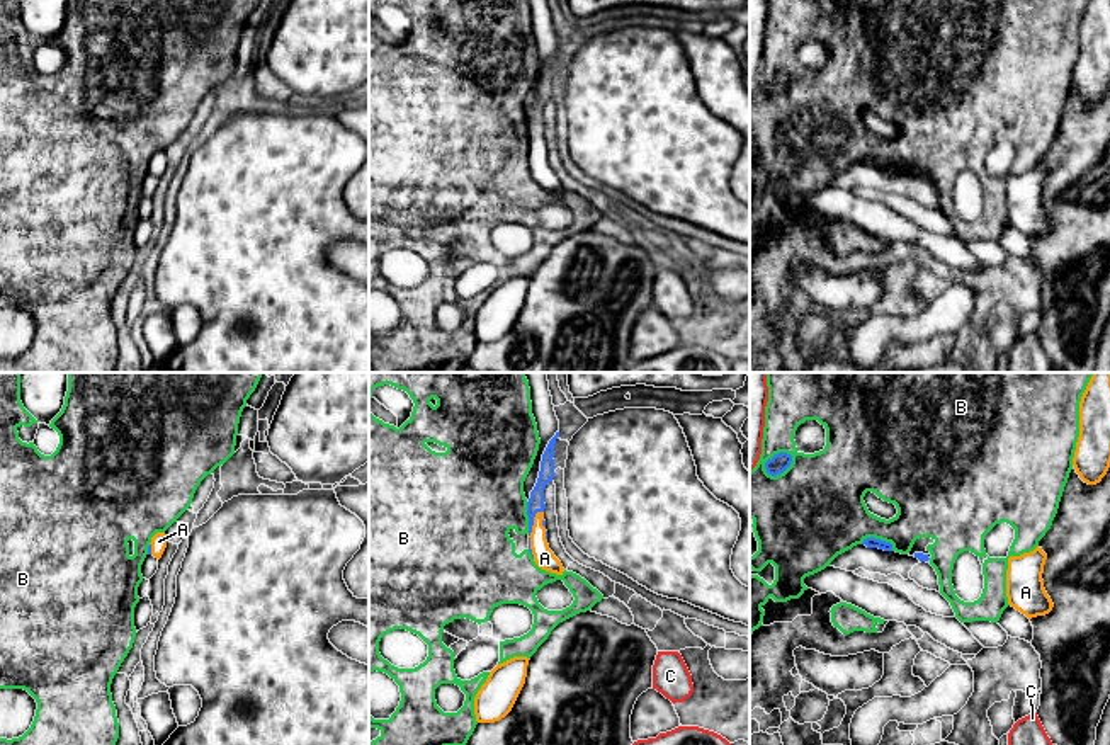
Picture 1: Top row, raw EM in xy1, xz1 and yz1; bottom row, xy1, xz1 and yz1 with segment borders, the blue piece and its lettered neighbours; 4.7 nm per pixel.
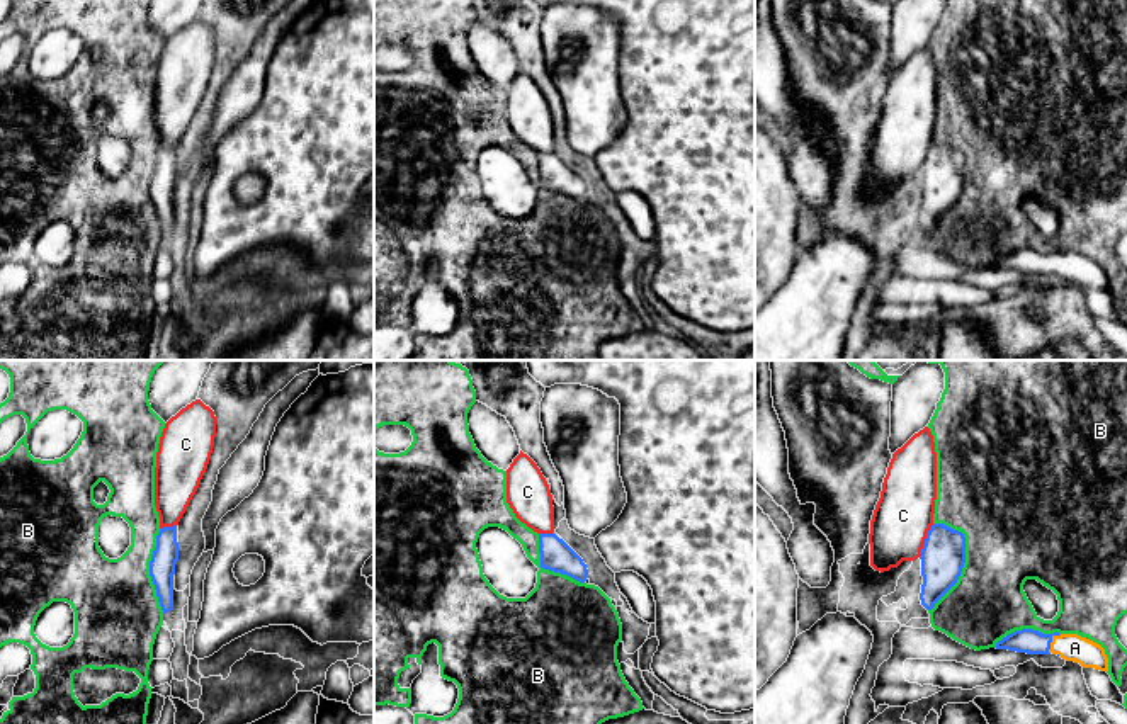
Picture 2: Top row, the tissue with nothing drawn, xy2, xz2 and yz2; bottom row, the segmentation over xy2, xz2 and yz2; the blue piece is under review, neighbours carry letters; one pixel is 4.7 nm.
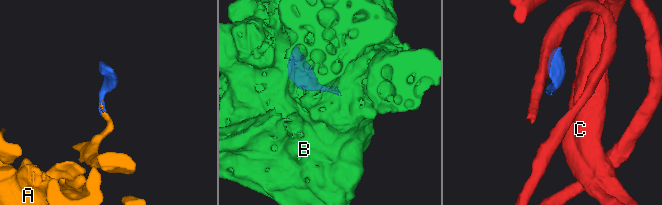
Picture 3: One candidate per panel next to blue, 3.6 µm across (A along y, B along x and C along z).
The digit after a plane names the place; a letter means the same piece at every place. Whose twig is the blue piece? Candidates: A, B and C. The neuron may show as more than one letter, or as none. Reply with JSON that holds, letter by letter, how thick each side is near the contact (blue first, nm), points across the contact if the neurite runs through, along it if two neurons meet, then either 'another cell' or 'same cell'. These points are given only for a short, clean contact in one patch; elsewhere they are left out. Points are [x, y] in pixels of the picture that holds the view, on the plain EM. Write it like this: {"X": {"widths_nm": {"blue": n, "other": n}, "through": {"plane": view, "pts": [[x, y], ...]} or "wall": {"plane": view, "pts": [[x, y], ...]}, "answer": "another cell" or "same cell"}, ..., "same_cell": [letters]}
{"A": {"widths_nm": {"blue": 80, "other": 100}, "through": {"plane": "xz1", "pts": [[536, 123], [531, 150], [544, 177]]}, "answer": "same cell"}, "B": {"widths_nm": {"blue": 200, "other": 440}, "answer": "another cell"}, "C": {"widths_nm": {"blue": 200, "other": 280}, "wall": {"plane": "yz2", "pts": [[934, 143], [918, 175]]}, "answer": "another cell"}, "same_cell": ["A"]}

